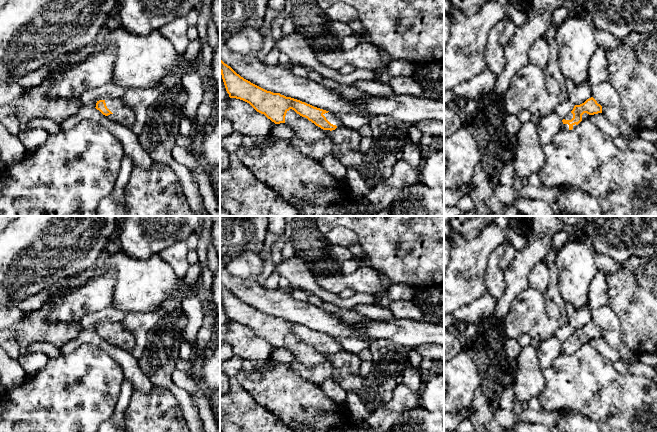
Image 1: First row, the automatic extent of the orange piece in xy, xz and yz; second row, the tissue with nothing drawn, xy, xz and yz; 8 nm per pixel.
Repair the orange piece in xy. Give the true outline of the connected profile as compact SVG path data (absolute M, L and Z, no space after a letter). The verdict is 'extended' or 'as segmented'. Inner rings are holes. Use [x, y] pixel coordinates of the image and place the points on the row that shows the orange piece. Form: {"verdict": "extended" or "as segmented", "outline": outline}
{"verdict": "extended", "outline": "M121 98L99 100L95 108L112 122L119 123L132 130L136 115Z"}

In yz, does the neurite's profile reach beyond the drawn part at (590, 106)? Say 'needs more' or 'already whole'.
needs more

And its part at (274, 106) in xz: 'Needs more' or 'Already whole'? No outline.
Needs more

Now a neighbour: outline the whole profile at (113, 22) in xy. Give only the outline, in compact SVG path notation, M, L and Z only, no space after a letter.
M113 15L107 19L106 26L108 29L117 29L123 27L122 22L116 15Z

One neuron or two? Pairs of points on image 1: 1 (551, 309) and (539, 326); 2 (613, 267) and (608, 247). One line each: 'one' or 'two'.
1: two
2: two

